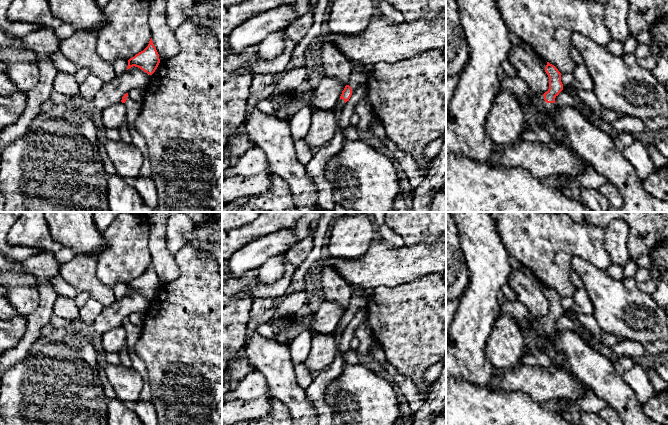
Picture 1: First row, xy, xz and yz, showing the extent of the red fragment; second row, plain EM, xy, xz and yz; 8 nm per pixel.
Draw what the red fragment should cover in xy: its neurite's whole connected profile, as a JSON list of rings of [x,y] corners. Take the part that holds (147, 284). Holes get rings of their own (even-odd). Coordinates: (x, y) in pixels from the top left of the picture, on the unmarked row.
[[[152,262],[148,270],[128,284],[127,294],[135,290],[152,299],[160,287],[159,278],[153,268]]]

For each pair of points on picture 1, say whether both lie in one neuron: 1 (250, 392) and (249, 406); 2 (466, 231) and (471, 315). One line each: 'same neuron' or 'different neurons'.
1: different neurons
2: same neuron

